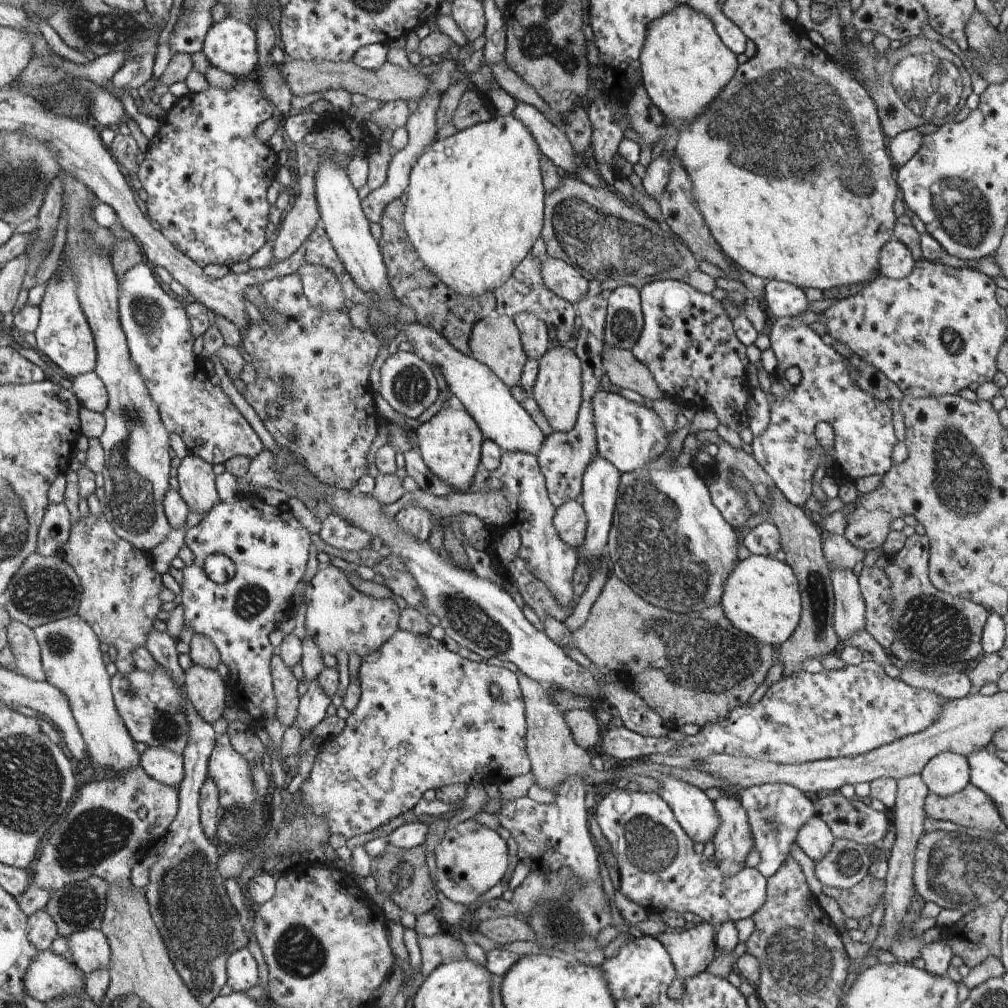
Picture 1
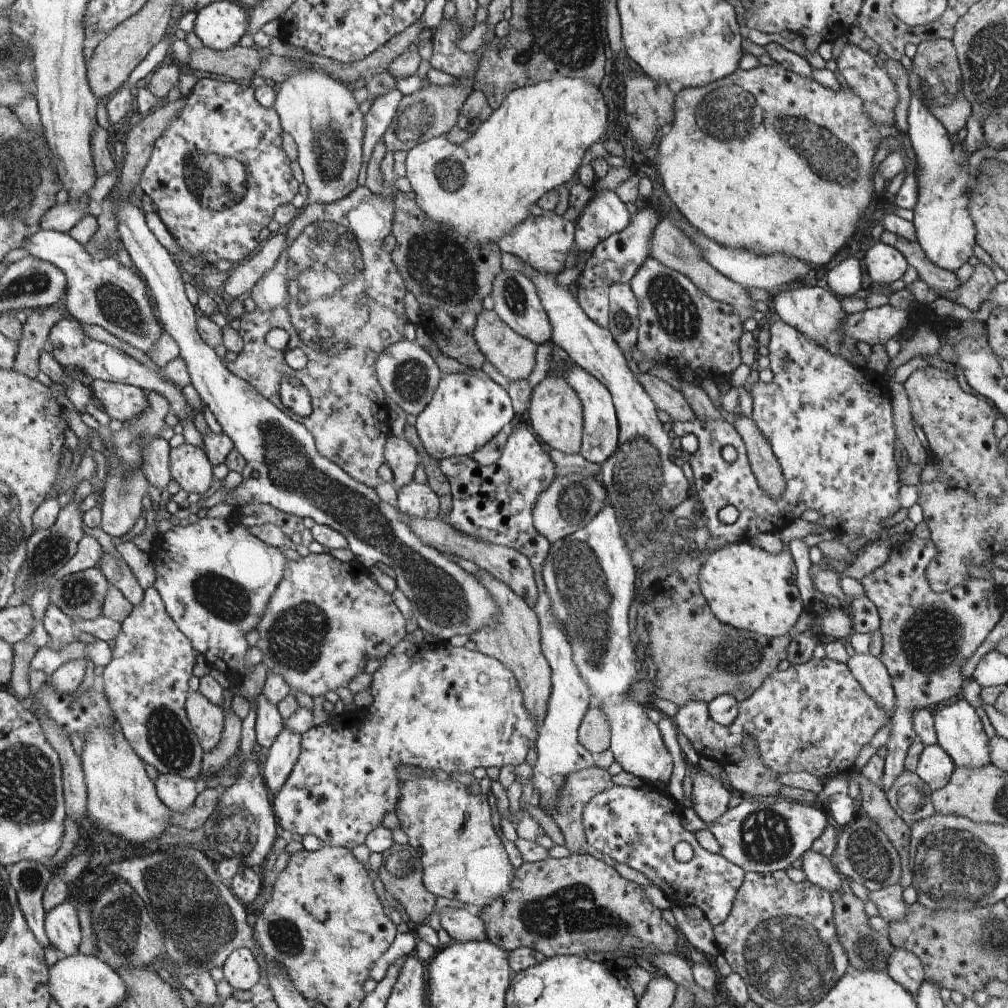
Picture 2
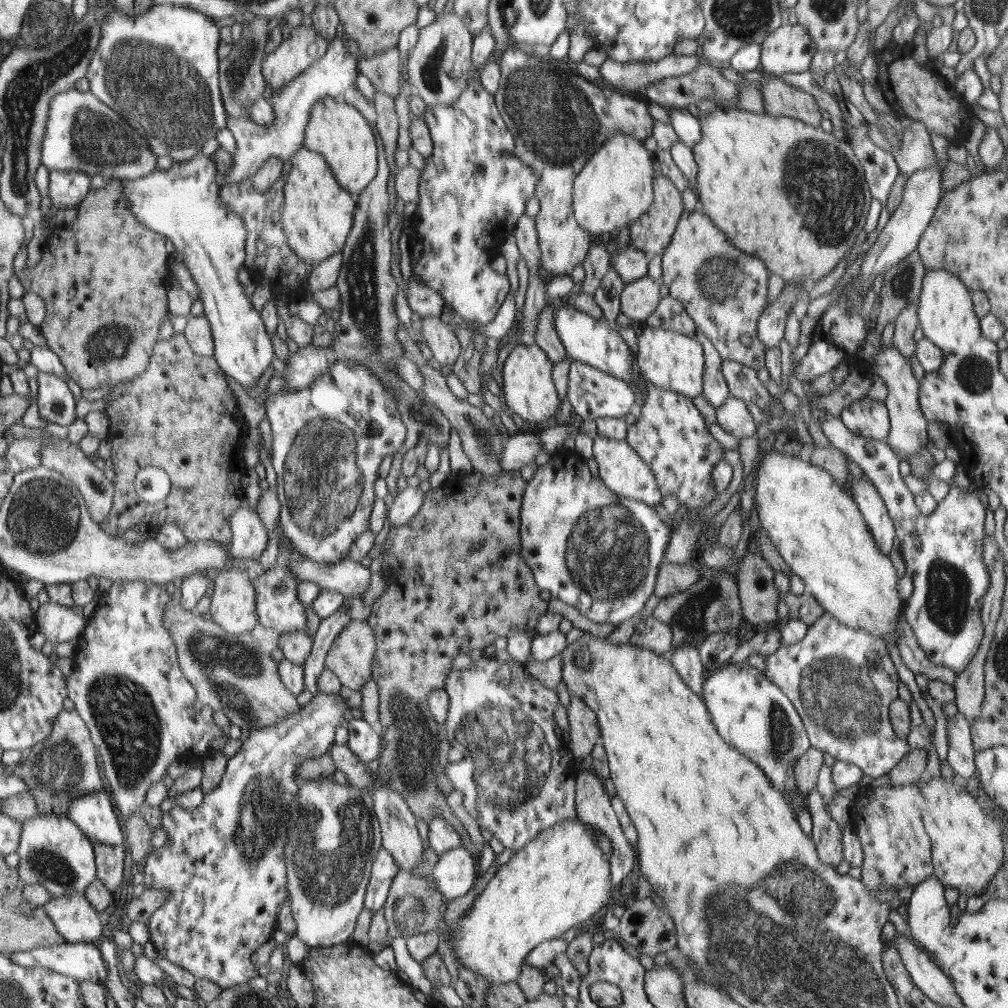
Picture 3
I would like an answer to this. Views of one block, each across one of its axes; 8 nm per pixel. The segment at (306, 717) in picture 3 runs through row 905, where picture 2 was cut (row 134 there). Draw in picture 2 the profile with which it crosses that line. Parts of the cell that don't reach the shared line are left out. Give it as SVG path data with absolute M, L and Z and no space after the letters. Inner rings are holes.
M202 76L198 78L195 87L186 97L186 106L180 110L180 116L174 118L168 128L164 130L164 134L154 142L154 148L152 148L148 162L140 177L139 185L144 194L147 194L156 205L155 212L161 218L176 244L183 248L184 253L190 254L193 258L201 257L206 263L213 266L216 266L217 262L221 260L227 260L231 264L242 262L246 256L250 256L254 252L254 248L258 248L258 244L260 244L258 232L270 224L270 220L274 216L274 210L278 206L290 203L292 198L298 194L298 182L292 176L292 166L290 166L290 160L286 156L287 152L282 150L282 126L280 126L278 114L279 111L274 107L264 108L256 102L254 90L250 88L250 84L242 86L242 84L236 84L236 81L222 82L222 80Z

